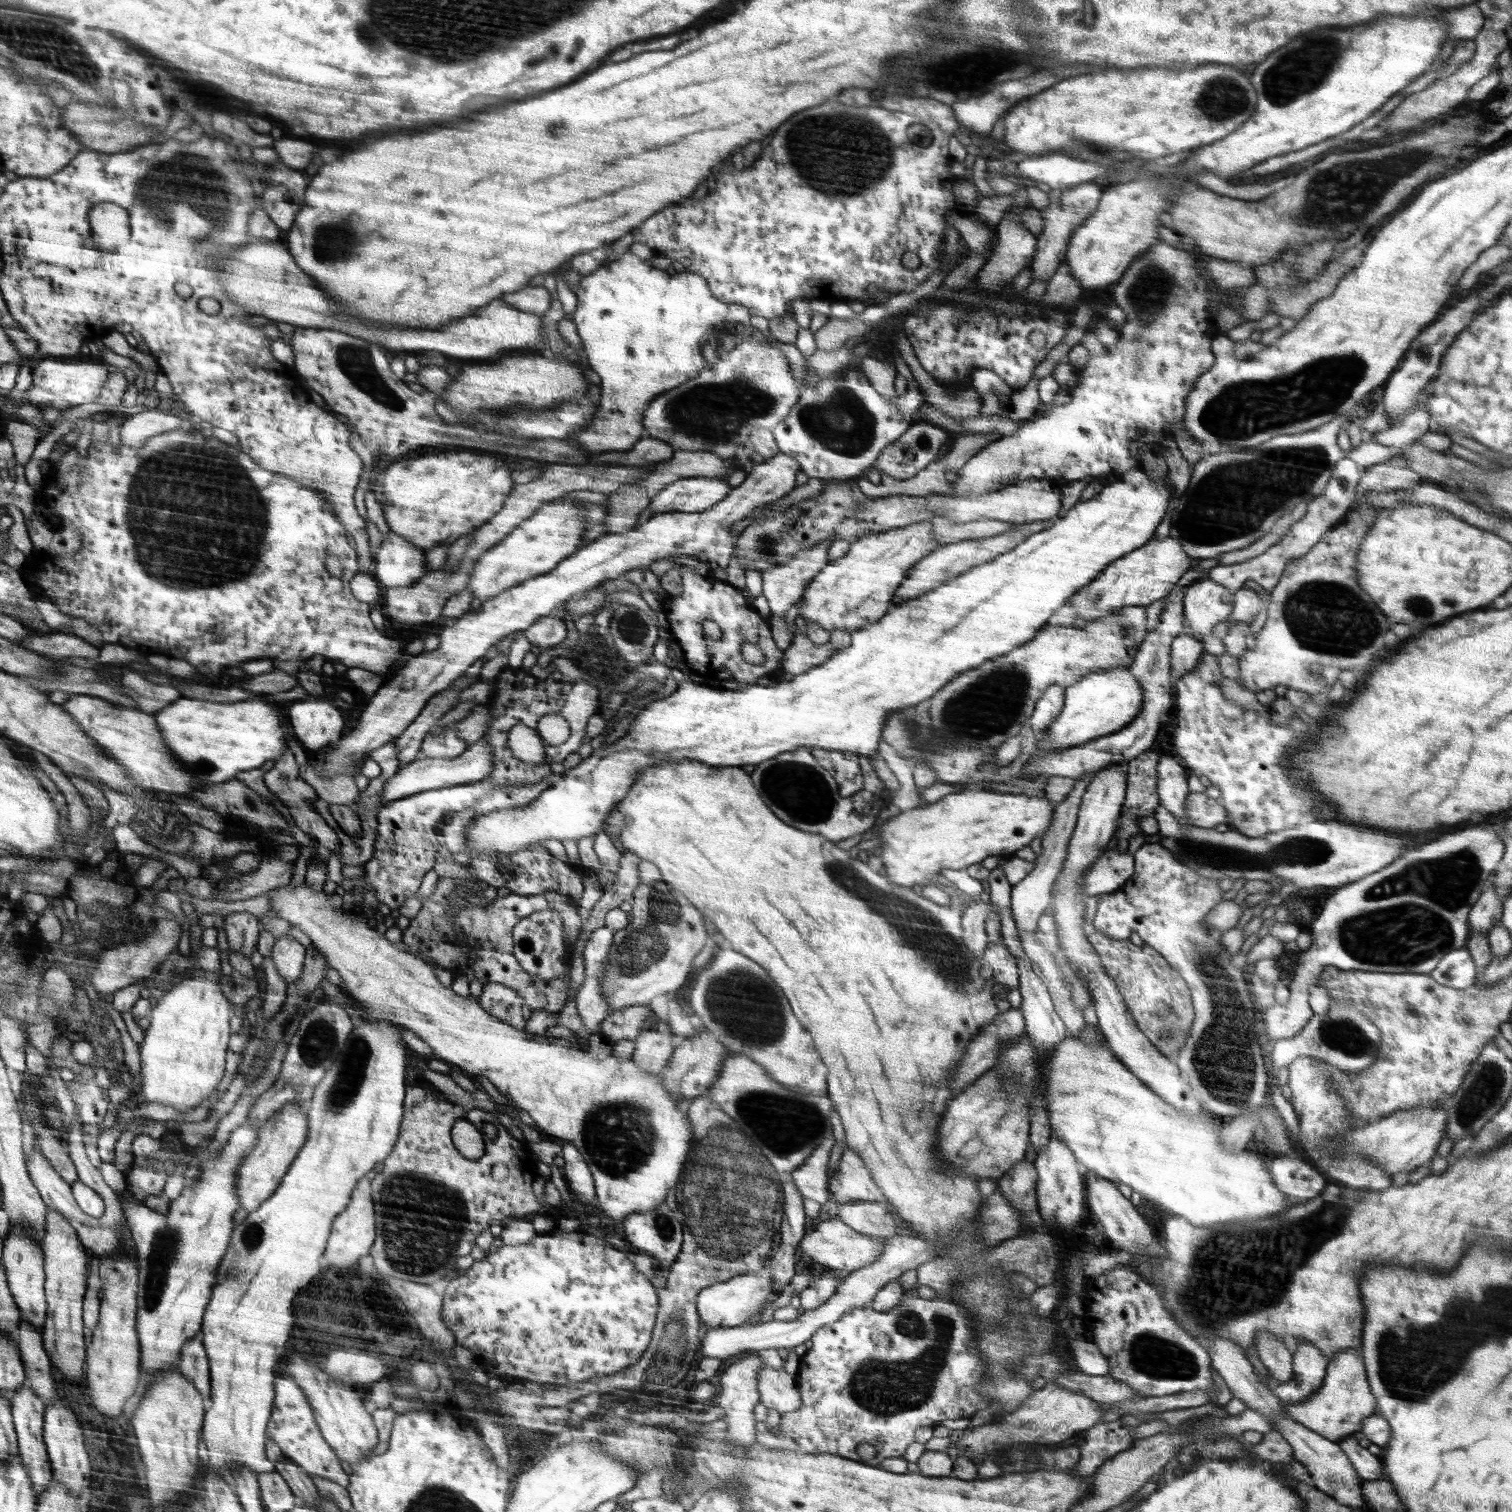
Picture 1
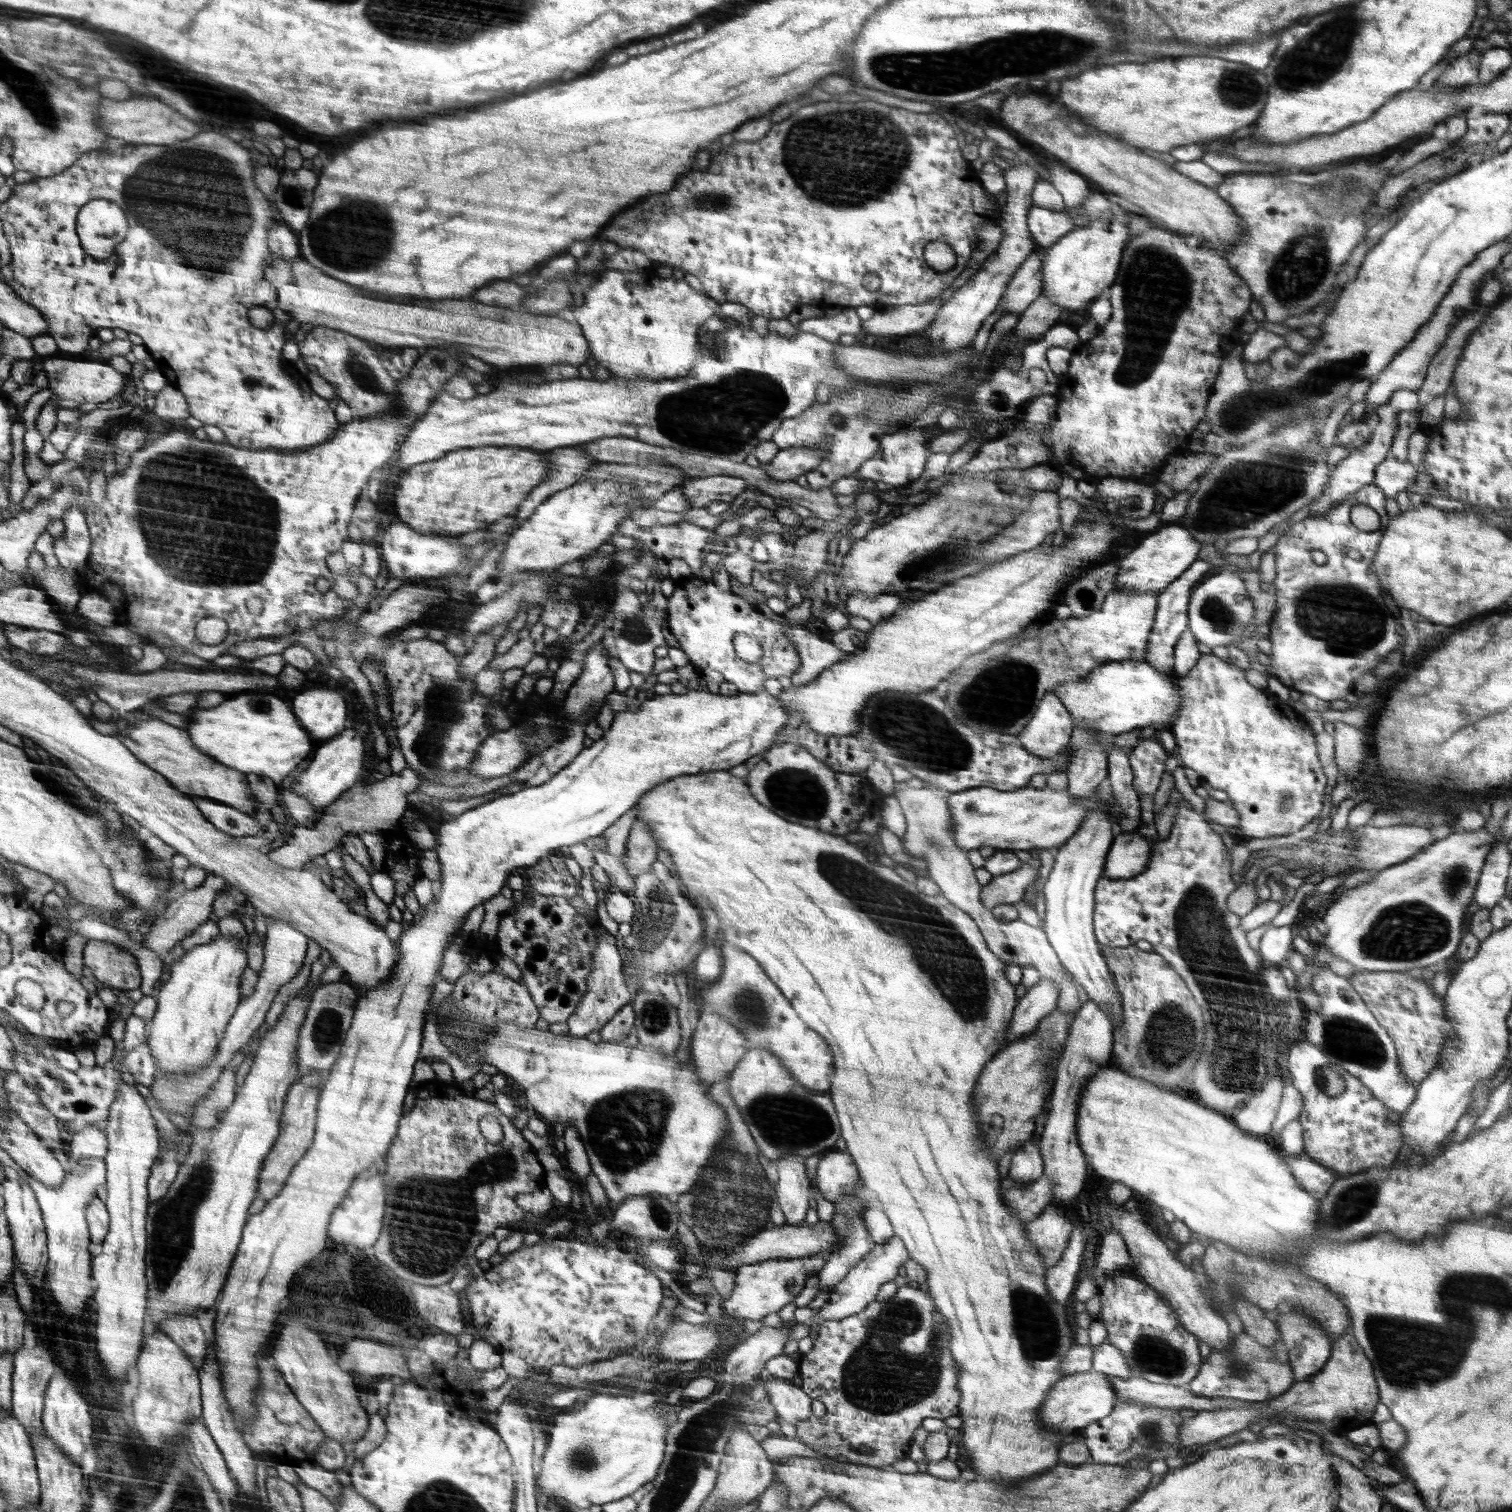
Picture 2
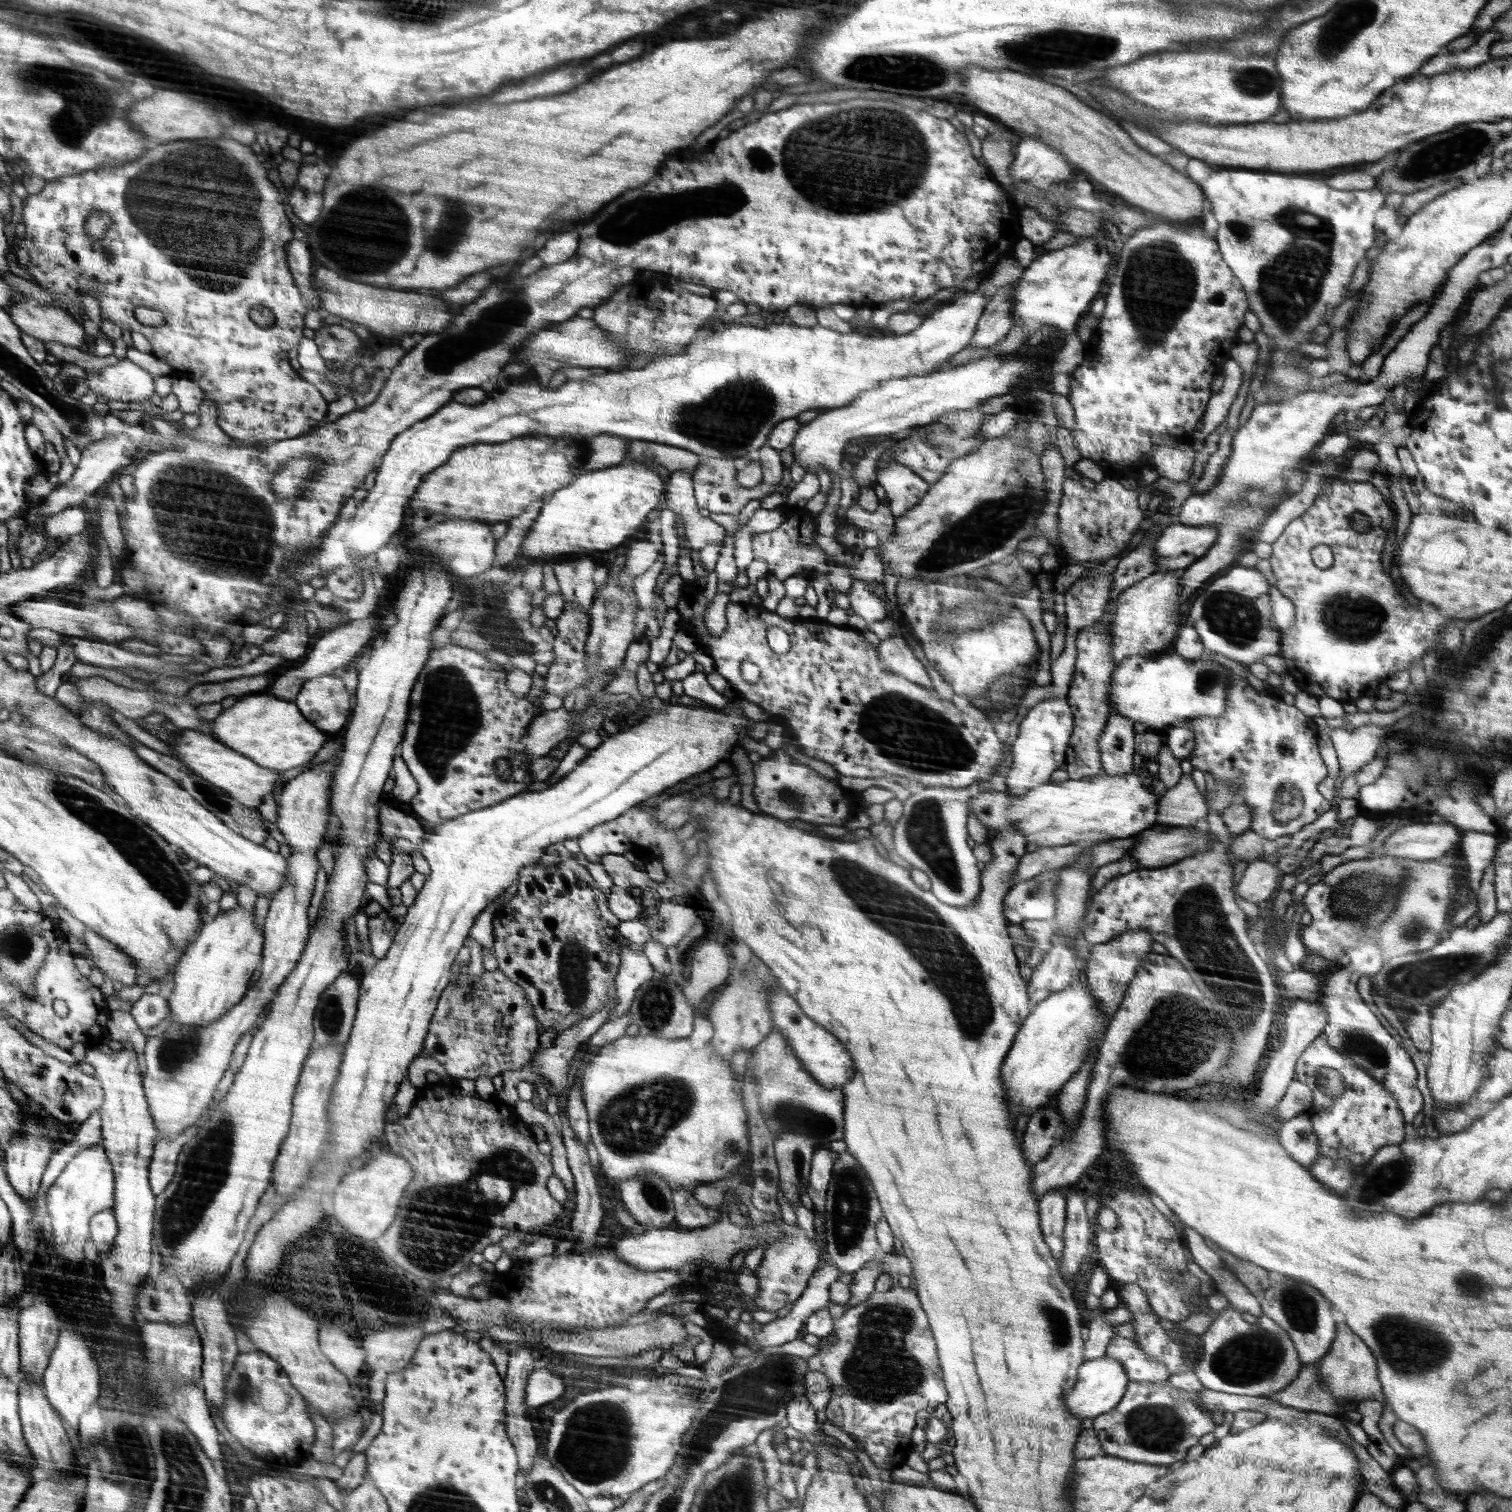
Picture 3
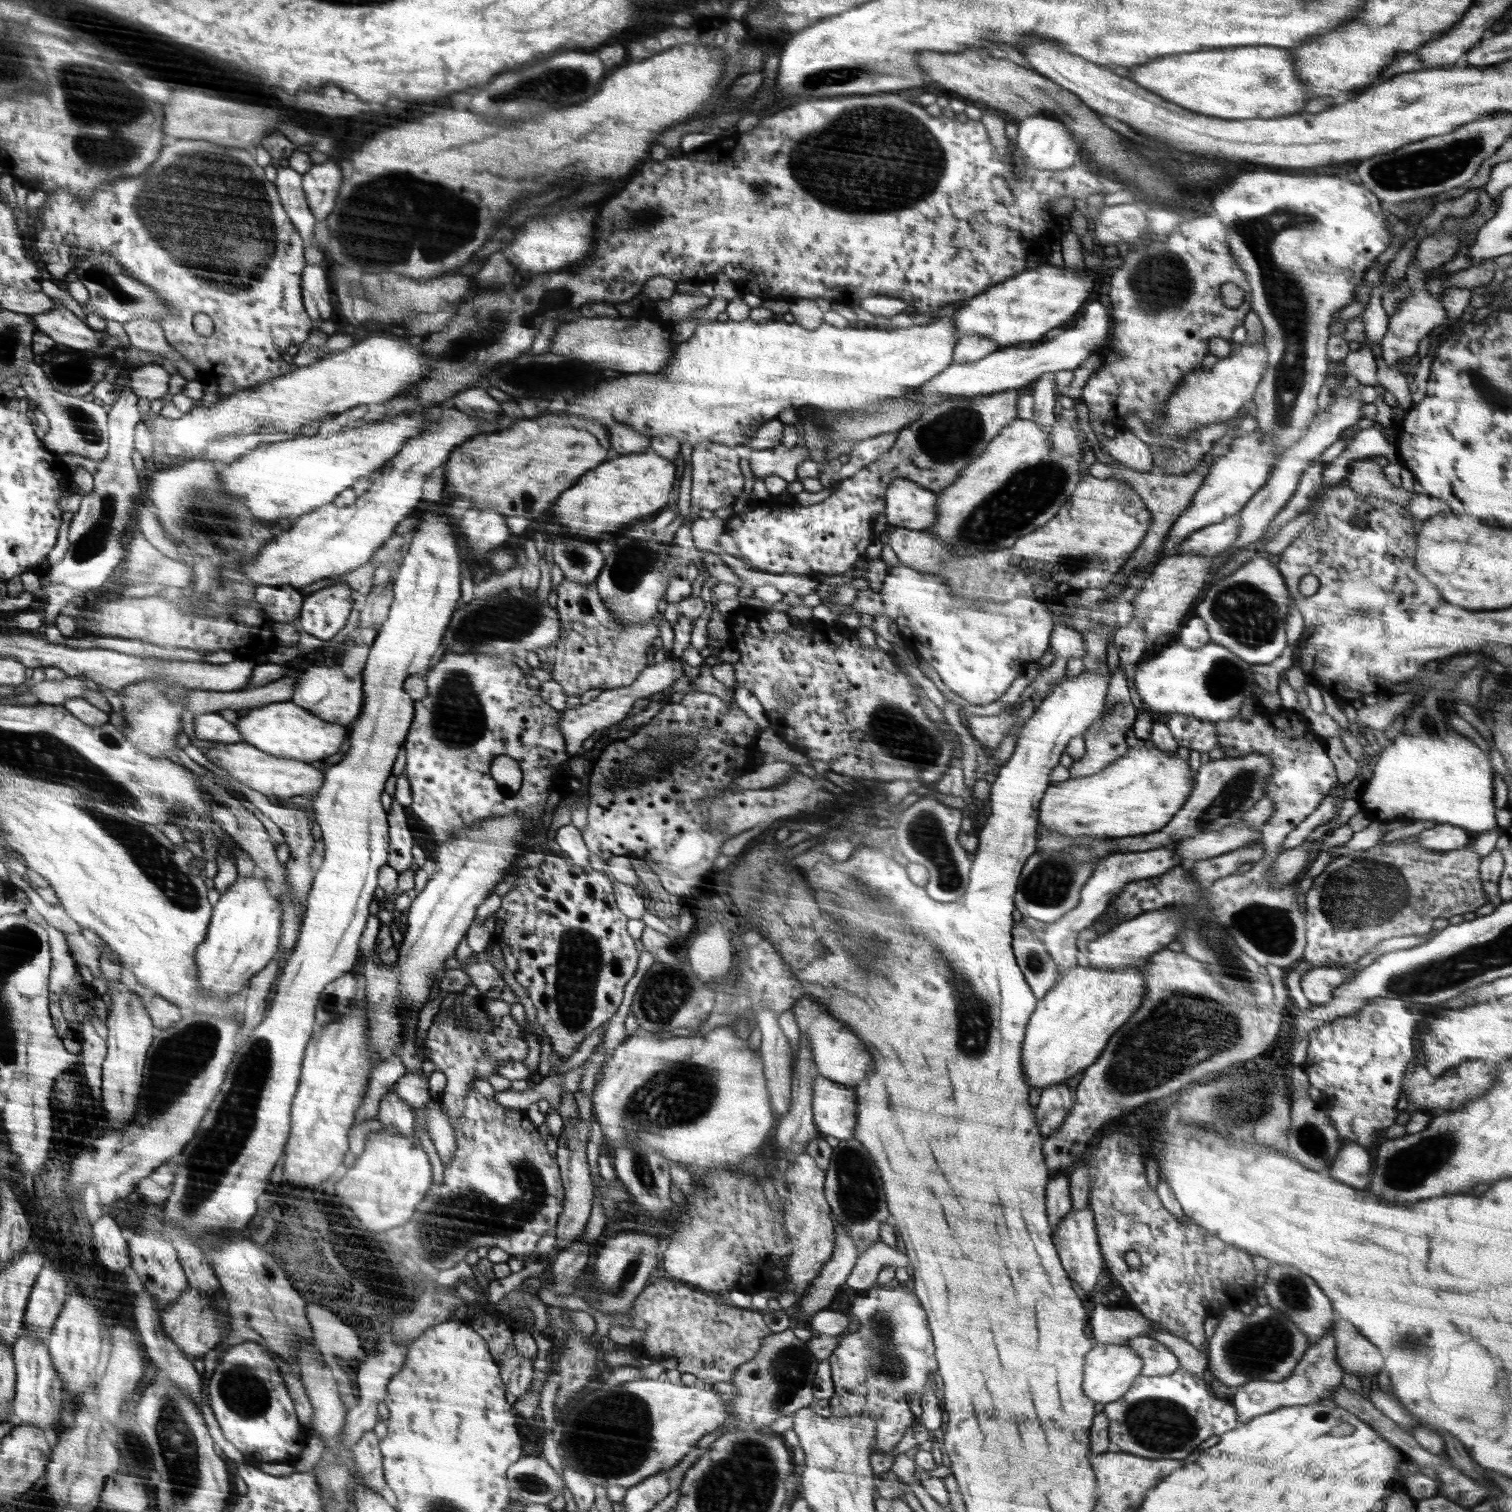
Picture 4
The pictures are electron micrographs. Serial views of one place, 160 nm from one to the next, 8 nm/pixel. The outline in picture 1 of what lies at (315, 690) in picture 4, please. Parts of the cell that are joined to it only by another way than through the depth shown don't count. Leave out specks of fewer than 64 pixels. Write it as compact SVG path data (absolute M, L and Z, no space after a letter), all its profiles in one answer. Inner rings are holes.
M322 700L296 702L290 710L291 732L305 751L316 752L339 742L344 728L344 718L340 710Z

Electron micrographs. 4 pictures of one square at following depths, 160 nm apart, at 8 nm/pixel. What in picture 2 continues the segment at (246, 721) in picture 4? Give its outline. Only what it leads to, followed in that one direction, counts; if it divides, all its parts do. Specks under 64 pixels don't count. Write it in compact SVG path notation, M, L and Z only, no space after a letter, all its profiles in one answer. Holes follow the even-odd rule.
M251 690L234 700L214 708L192 708L185 731L192 736L197 748L209 753L214 760L240 772L263 774L280 783L302 760L310 757L316 740L294 716L292 706L263 691Z

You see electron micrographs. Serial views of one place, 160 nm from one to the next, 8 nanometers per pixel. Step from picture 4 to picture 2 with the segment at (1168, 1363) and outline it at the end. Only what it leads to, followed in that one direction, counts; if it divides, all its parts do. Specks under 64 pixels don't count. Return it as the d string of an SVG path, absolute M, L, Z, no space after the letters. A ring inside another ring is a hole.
M1108 1341L1095 1345L1092 1353L1092 1371L1106 1373L1110 1378L1134 1378L1132 1369L1126 1364L1123 1352Z

